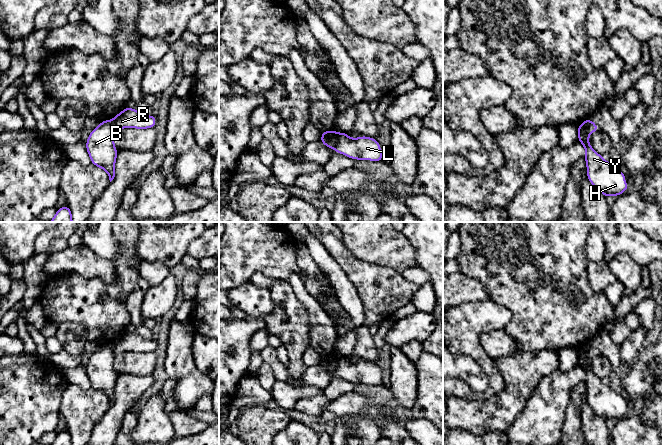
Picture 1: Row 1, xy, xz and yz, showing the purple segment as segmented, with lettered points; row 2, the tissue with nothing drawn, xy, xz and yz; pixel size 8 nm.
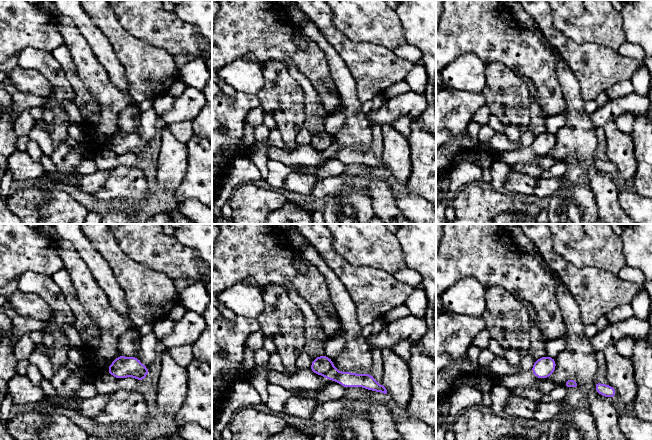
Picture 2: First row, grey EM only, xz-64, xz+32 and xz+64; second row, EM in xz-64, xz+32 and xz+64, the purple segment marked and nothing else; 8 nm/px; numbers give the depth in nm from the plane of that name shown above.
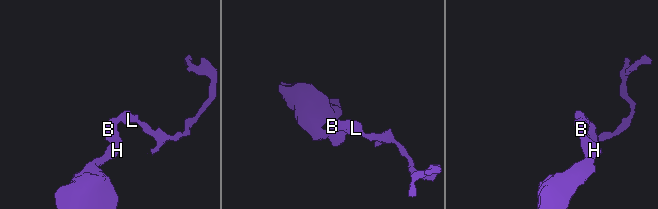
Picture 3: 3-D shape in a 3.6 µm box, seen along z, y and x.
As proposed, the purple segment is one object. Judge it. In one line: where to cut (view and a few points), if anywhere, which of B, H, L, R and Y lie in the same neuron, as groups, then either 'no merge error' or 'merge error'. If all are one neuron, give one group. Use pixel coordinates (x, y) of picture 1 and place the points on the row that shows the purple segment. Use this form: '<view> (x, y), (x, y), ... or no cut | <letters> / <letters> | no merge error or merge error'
xz (338, 134), (338, 139), (333, 147) | B H Y / L R | merge error

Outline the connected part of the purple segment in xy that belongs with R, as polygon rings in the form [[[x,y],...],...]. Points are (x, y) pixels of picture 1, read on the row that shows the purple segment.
[[[127,107],[111,121],[113,129],[116,131],[122,128],[147,129],[155,127],[156,116],[148,116],[140,111],[132,109],[131,107]]]

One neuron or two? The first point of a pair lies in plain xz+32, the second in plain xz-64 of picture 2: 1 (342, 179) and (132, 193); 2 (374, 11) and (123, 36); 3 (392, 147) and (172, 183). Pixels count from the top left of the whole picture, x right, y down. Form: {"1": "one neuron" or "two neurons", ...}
{"1": "one neuron", "2": "two neurons", "3": "one neuron"}

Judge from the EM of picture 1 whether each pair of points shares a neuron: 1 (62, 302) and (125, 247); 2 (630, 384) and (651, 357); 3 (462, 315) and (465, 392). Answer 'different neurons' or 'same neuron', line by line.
1: same neuron
2: same neuron
3: same neuron

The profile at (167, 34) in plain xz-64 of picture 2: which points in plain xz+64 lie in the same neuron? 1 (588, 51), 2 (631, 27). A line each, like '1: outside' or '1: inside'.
1: outside
2: outside

